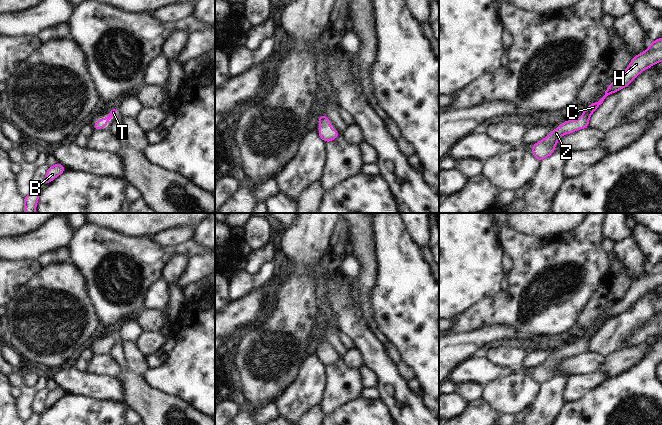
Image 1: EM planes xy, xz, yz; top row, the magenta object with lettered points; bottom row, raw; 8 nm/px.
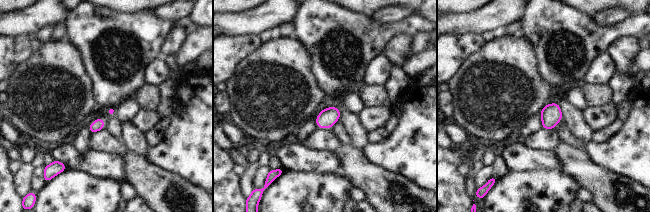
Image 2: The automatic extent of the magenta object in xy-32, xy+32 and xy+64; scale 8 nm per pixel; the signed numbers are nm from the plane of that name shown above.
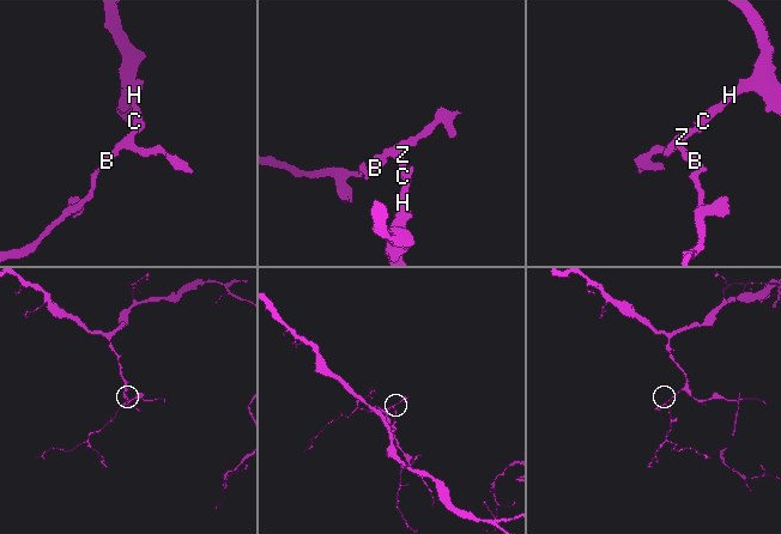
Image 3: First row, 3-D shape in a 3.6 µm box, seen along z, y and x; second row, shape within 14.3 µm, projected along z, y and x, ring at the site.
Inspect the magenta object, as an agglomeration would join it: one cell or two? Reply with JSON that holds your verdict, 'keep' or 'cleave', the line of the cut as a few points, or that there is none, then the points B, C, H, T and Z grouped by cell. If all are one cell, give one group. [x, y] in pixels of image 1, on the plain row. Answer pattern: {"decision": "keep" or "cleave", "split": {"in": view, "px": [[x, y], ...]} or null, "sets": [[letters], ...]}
{"decision": "keep", "split": null, "sets": [["B", "C", "H", "T", "Z"]]}

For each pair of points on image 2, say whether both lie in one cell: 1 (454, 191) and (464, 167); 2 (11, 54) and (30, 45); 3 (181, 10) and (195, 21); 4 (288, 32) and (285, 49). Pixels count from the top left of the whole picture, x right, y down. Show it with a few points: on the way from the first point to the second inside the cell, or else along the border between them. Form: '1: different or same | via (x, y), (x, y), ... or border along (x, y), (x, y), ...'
1: different | border along (461, 175), (464, 176)
2: same | via (16, 49), (25, 45)
3: different | border along (191, 10), (185, 21)
4: different | border along (276, 35), (294, 38)

